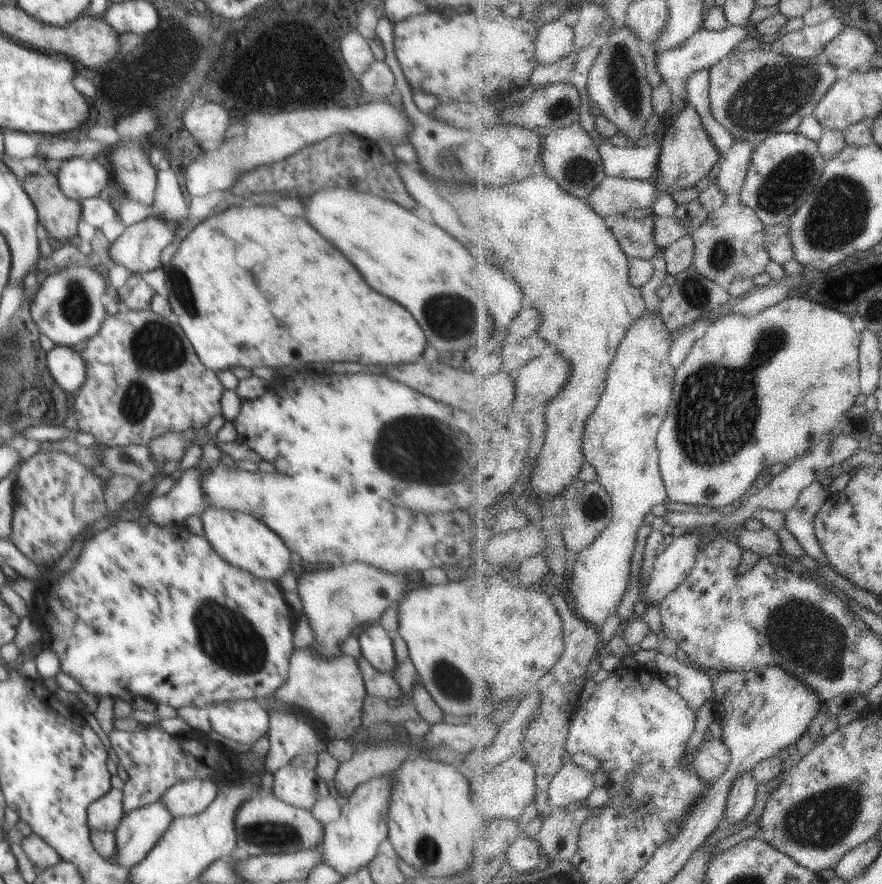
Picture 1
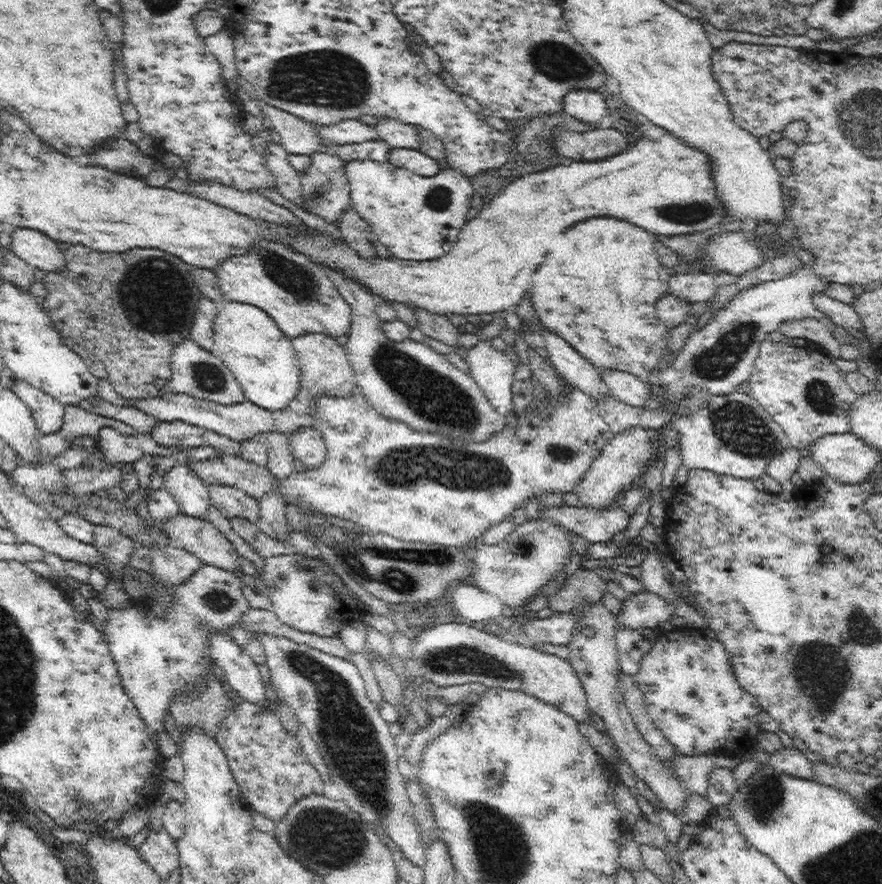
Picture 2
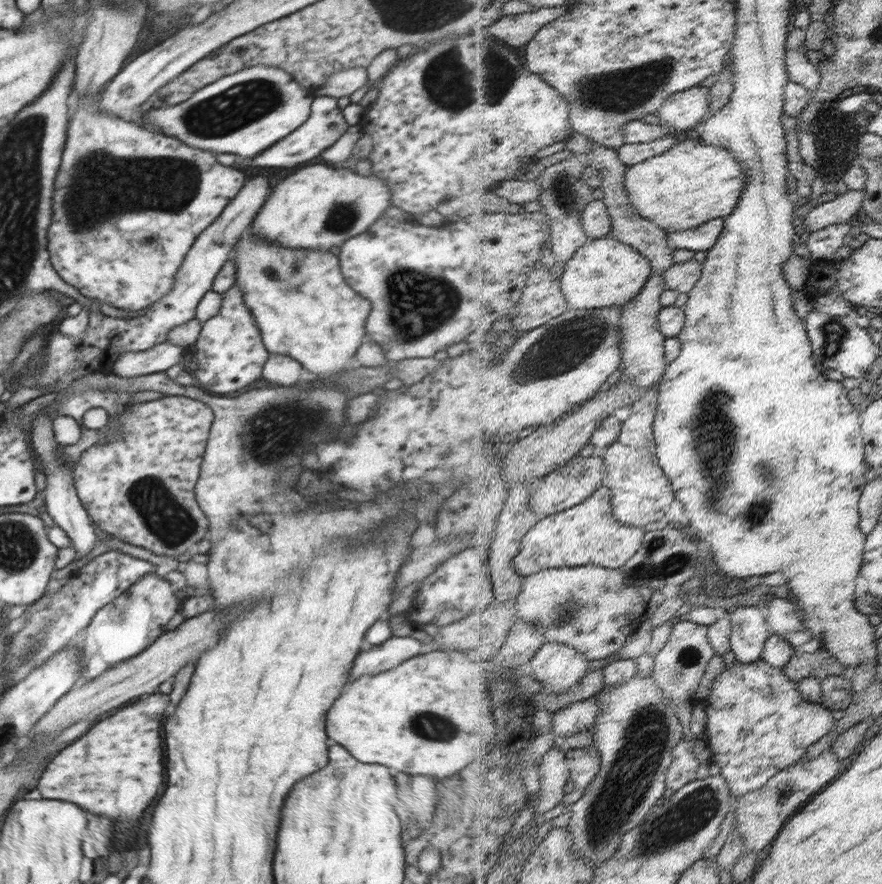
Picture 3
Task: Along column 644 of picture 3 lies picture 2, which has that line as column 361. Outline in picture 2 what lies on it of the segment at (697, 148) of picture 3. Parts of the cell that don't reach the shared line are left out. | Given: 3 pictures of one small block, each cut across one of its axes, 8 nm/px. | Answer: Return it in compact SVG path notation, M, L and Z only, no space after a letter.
M365 160L347 163L347 175L349 178L351 188L351 204L360 213L360 216L368 222L371 230L376 235L378 241L382 242L388 250L391 252L392 258L399 258L400 260L410 261L427 261L439 259L441 256L447 255L452 248L457 246L460 231L464 228L467 223L466 213L470 206L470 198L473 196L472 185L468 181L468 176L463 172L460 172L450 166L442 164L439 171L434 176L420 176L419 174L410 172L405 168L395 167L390 164L388 160L382 162L376 162L375 160Z

